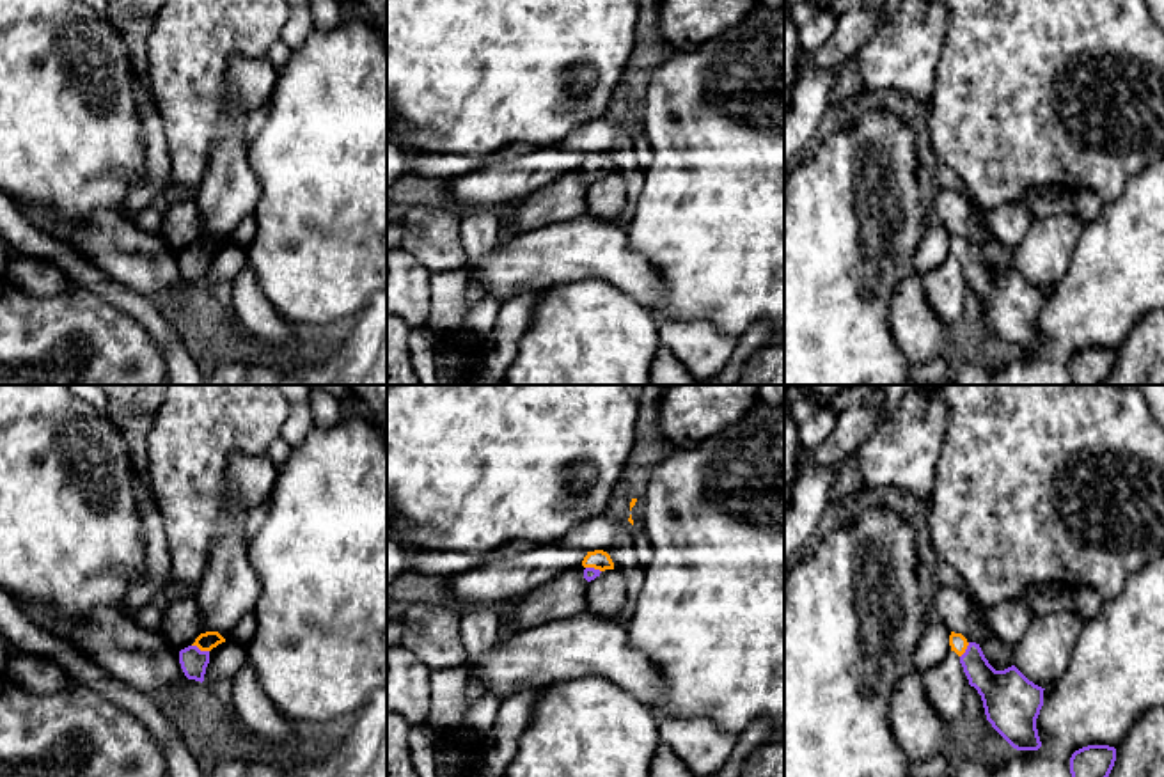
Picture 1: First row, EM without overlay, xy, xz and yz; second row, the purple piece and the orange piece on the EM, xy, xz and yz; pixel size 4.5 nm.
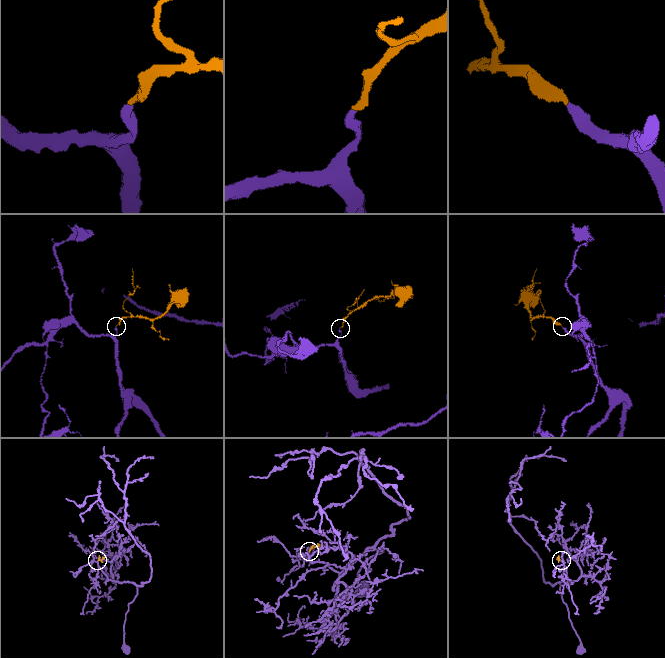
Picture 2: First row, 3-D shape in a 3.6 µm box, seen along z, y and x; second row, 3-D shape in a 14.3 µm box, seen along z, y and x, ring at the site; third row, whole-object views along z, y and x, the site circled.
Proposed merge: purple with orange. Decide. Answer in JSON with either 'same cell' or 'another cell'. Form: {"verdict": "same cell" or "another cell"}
{"verdict": "same cell"}

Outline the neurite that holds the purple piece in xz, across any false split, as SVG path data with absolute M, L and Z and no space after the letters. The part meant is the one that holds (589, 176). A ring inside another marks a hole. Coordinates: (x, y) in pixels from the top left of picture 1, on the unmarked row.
M603 153L587 154L587 158L582 163L582 169L586 170L584 181L587 184L600 179L600 176L605 172L614 172L614 165L612 165L610 158Z

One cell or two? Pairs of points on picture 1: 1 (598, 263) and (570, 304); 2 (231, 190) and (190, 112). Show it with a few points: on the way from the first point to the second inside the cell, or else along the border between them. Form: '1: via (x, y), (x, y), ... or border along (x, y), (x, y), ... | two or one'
1: border along (547, 288), (575, 281), (605, 279), (625, 295) | two
2: border along (222, 110), (217, 121), (212, 160), (196, 190) | two

